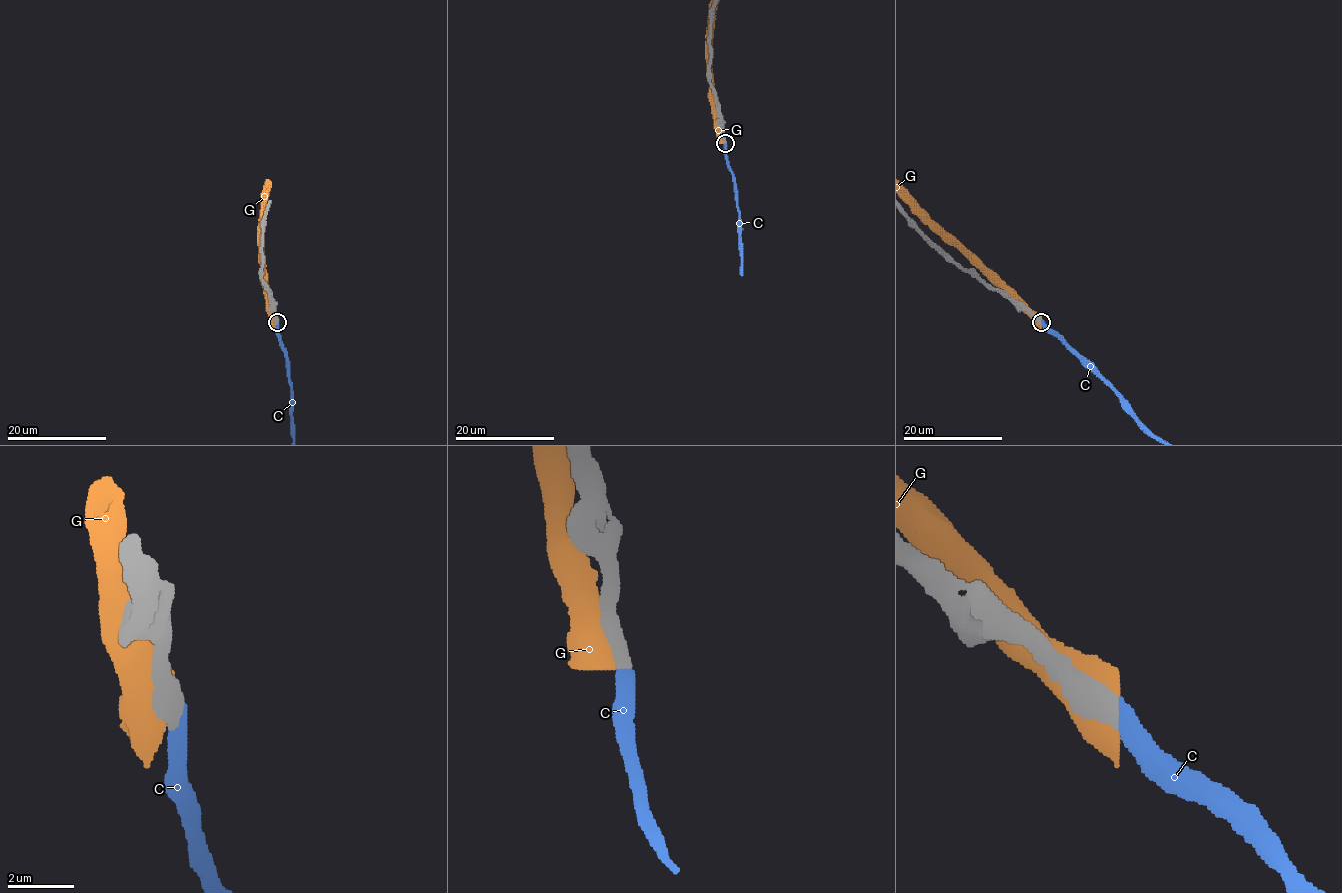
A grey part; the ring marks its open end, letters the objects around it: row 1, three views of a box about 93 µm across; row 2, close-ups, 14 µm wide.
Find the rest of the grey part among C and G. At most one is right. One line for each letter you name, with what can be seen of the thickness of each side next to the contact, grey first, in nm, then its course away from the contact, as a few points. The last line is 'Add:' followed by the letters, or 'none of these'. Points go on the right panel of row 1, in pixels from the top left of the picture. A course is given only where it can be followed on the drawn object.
C: 500 nm thick on the grey side, 500 nm on the other
Add: C

